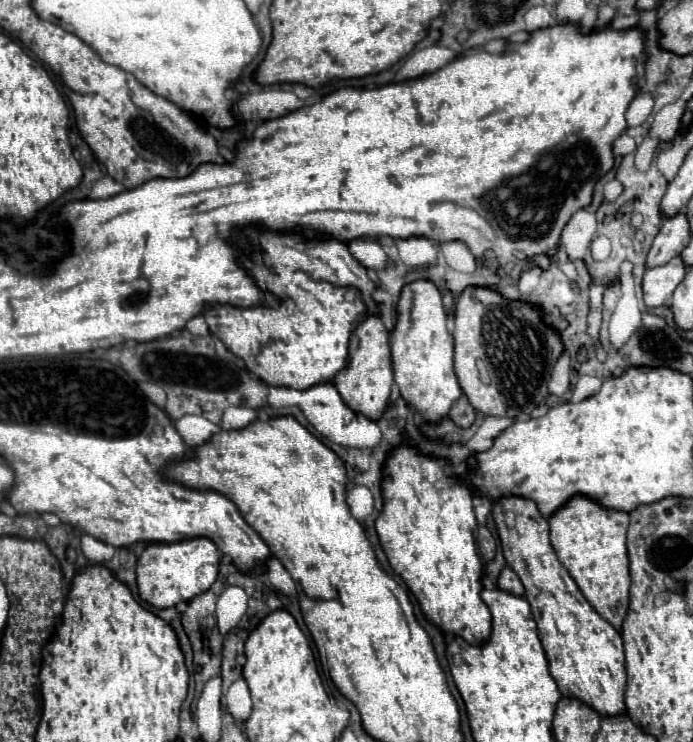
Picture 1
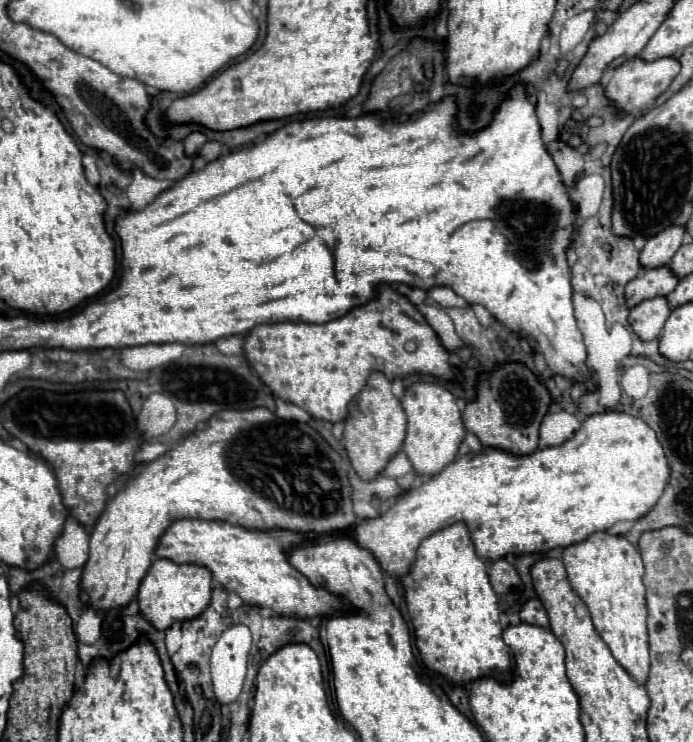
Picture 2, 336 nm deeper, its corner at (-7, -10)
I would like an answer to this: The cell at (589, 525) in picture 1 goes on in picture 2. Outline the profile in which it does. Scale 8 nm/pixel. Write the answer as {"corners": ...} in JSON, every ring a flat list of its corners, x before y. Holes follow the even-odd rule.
{"corners":[[594,533,586,541,574,543,564,549,564,567,568,581,578,597,586,603,592,623,604,643,610,647,614,659,626,673,638,681,648,681,648,631,646,631,646,587,642,583,644,565,638,549,622,535]]}

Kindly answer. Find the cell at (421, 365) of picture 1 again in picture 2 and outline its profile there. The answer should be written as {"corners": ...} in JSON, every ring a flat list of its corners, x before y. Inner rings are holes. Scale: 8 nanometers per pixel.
{"corners":[[414,383,404,393,402,407,408,417,408,435,404,441,404,453,412,461,418,475,432,477,442,471,448,463,456,459,458,447,466,437,466,427,462,423,454,395,436,383]]}

